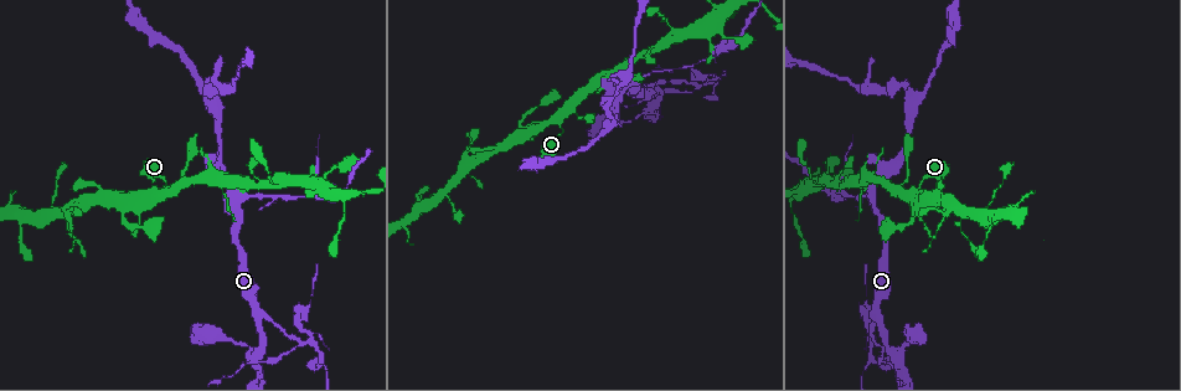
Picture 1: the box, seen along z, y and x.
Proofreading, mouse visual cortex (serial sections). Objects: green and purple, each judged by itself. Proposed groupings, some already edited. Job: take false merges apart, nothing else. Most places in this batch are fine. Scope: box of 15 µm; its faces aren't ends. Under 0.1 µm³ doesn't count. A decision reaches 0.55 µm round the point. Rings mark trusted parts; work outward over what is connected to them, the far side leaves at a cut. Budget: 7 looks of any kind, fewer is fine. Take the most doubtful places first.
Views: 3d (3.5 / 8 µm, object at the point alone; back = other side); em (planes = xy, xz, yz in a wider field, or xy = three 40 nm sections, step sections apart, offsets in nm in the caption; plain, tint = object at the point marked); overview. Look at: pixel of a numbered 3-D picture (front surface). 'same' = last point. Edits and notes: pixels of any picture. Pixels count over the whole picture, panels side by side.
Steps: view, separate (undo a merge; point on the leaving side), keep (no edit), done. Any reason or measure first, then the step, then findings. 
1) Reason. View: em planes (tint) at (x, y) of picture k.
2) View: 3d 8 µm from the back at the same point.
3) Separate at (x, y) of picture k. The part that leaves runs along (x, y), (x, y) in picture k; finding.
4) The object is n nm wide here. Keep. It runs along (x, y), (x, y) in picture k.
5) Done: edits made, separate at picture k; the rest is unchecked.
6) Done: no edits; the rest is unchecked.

Three-way junction. View: 3d 3.5 µm at (255, 308) of picture 1.

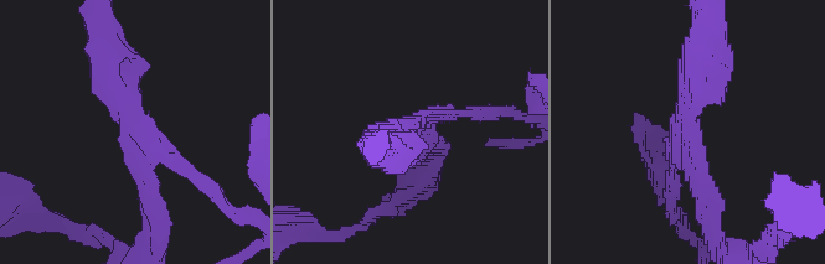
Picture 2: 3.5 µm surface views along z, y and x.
View: em xy step 5 (tint) at (131, 124) of picture 2.

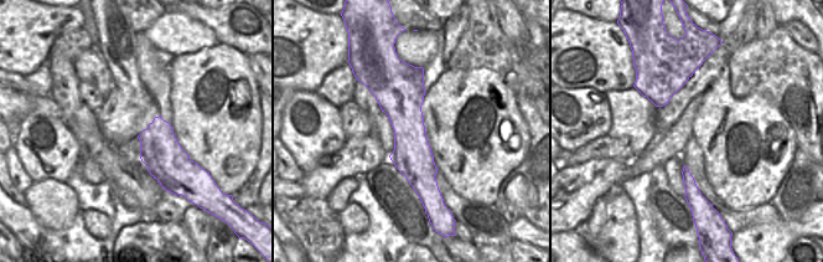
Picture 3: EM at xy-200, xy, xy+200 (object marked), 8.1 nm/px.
3 arms meet here. Separate at (470, 109) of picture 2. The part that leaves runs along (426, 117), (429, 113), (512, 113) in picture 2; a second cell is stuck on.

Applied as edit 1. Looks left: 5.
See it whole again. View: overview.

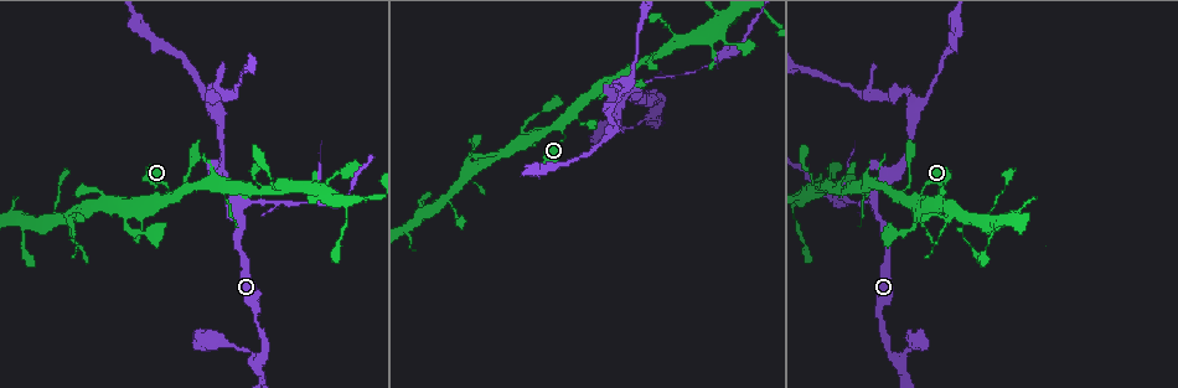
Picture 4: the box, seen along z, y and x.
Branch point. View: 3d 3.5 µm at (609, 130) of picture 4.

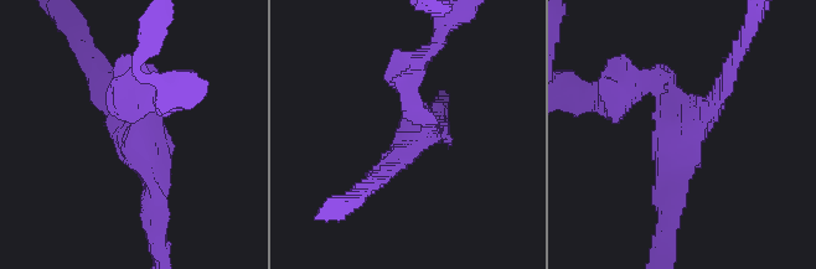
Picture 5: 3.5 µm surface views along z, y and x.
3 arms meet here; the arms are 200, 200, 250 nm wide. View: em planes (tint) at (679, 135) of picture 5.

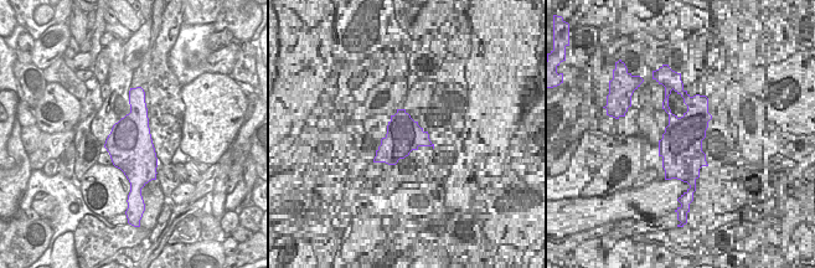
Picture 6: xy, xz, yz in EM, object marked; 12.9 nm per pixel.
Keep. All the same cell.

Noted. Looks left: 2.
Narrows sharply. View: 3d 3.5 µm at (260, 203) of picture 4.

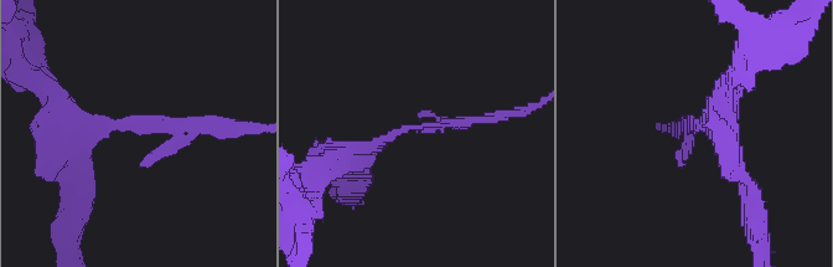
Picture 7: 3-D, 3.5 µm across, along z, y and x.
View: em planes (tint) at (139, 120) of picture 7.

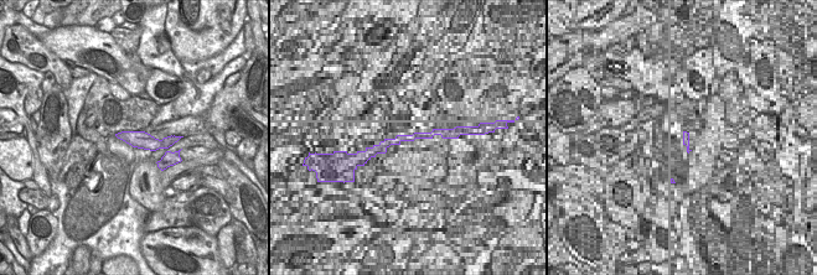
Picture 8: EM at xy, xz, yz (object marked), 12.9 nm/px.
Keep. Continuous, no second cell.

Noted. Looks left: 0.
Done: edits made, separate at picture 2; the rest is unchecked.

